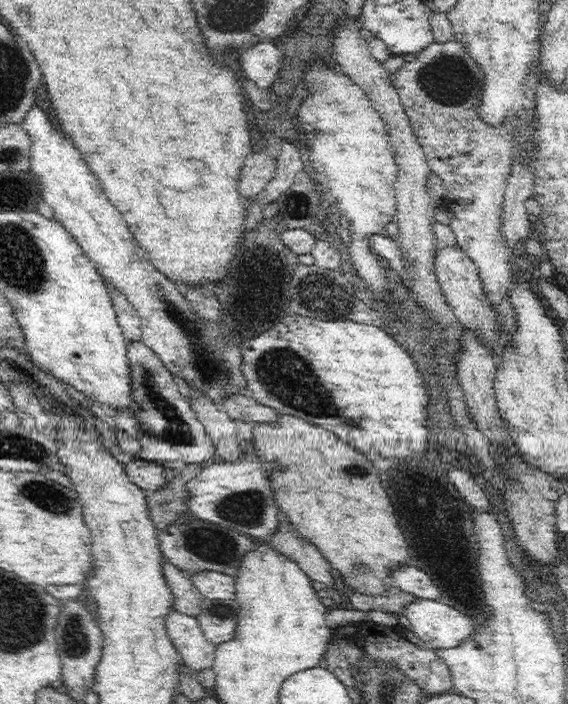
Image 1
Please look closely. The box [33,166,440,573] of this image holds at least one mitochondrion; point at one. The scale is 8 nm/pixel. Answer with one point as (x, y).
(287, 376)

